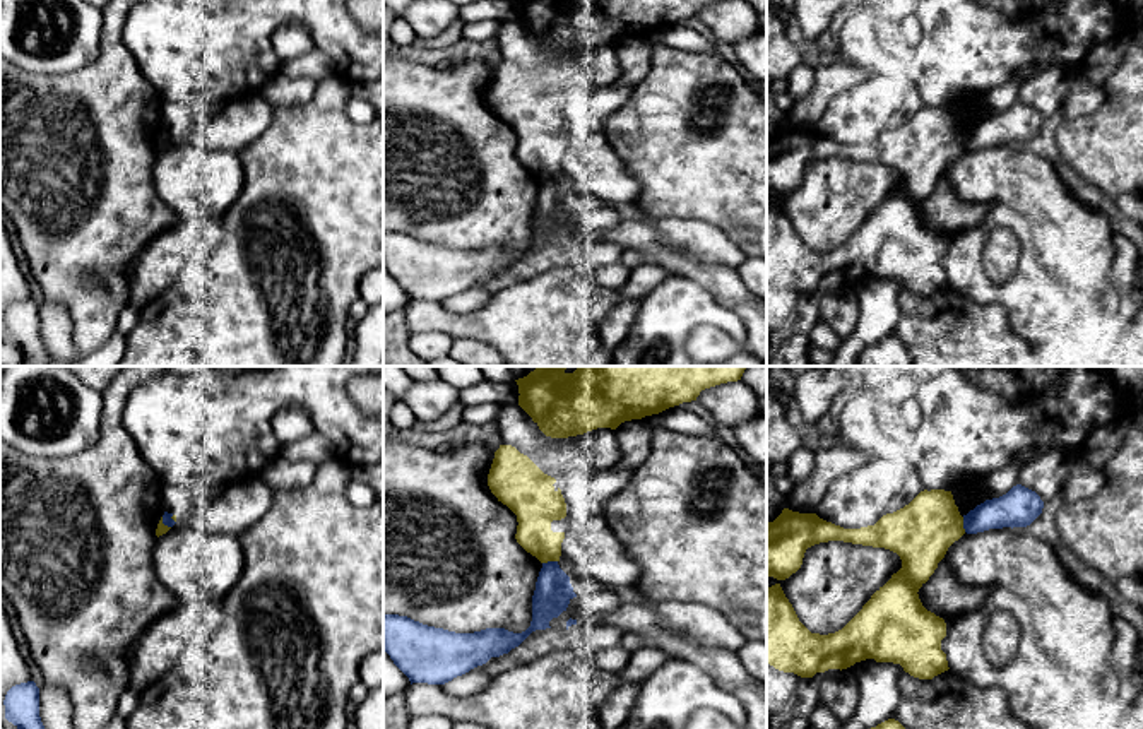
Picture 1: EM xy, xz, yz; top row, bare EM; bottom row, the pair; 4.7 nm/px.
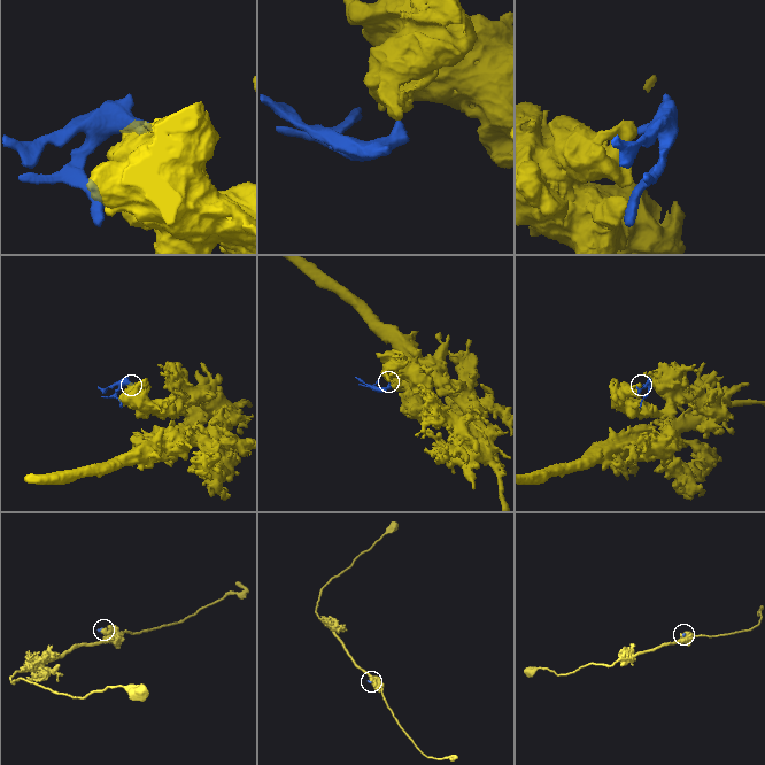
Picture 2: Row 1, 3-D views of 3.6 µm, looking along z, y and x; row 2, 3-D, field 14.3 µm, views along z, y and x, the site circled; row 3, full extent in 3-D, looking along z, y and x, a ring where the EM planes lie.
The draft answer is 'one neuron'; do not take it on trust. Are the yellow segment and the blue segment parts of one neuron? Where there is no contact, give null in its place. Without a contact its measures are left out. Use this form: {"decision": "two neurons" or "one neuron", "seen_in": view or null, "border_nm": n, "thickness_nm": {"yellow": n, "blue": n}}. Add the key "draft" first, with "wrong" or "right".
{"draft": "wrong", "decision": "two neurons", "seen_in": "xz", "border_nm": 70, "thickness_nm": {"yellow": 190, "blue": 180}}

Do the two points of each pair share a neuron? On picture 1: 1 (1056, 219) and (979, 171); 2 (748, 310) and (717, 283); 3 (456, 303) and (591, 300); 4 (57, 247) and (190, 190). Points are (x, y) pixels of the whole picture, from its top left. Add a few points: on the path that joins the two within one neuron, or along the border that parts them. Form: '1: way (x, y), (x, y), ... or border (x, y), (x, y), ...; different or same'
1: way (1037, 201), (1012, 175), (998, 173); same
2: way (741, 303), (724, 286); same
3: border (491, 295), (473, 312), (447, 308); different
4: border (154, 161), (153, 185), (178, 214); different

